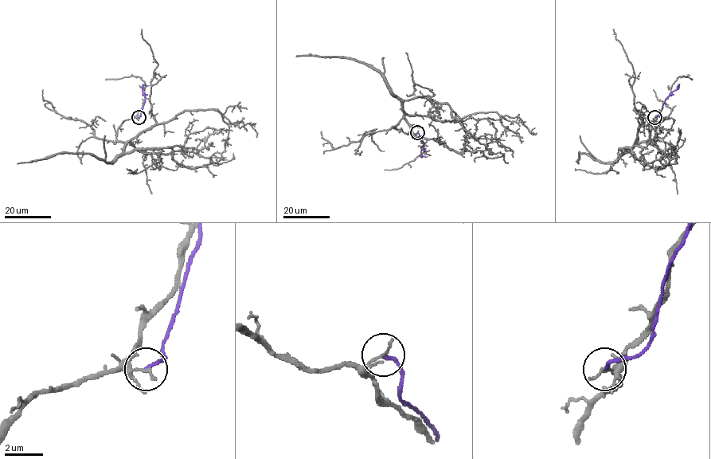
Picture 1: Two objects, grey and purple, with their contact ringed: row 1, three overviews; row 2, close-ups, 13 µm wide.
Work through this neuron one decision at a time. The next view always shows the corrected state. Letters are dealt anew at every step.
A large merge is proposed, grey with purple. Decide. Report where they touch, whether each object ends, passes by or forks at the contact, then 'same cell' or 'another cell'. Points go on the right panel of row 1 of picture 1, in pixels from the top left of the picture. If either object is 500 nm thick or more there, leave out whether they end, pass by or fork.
place (654, 117); grey ends; purple ends; another cell

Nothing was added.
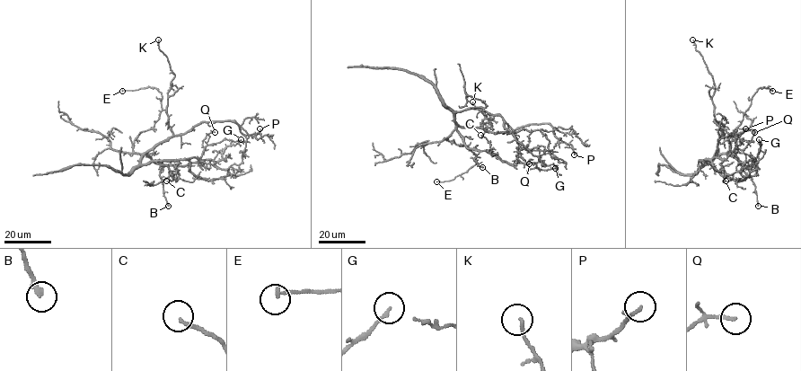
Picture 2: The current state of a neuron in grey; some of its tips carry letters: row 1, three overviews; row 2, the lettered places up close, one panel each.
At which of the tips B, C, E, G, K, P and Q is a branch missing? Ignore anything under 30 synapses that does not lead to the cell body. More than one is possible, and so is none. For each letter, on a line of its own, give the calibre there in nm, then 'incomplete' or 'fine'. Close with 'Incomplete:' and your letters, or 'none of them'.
B: calibre 240 nm; fine
C: calibre 170 nm; fine
E: calibre 130 nm; fine
G: calibre 140 nm; fine
K: calibre 140 nm; fine
P: calibre 130 nm; fine
Q: calibre 170 nm; fine
Incomplete: none of them

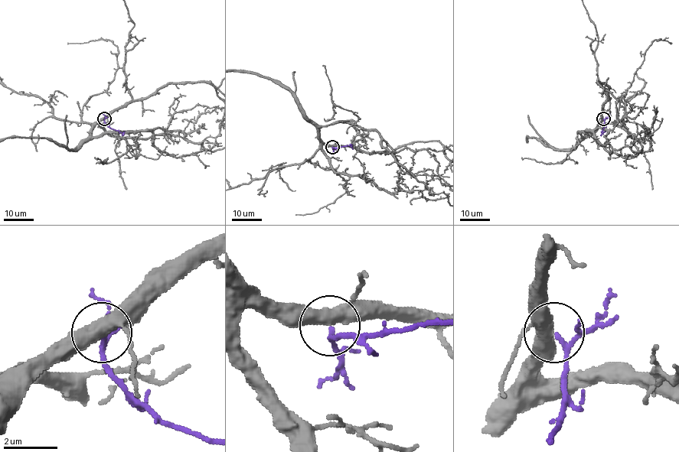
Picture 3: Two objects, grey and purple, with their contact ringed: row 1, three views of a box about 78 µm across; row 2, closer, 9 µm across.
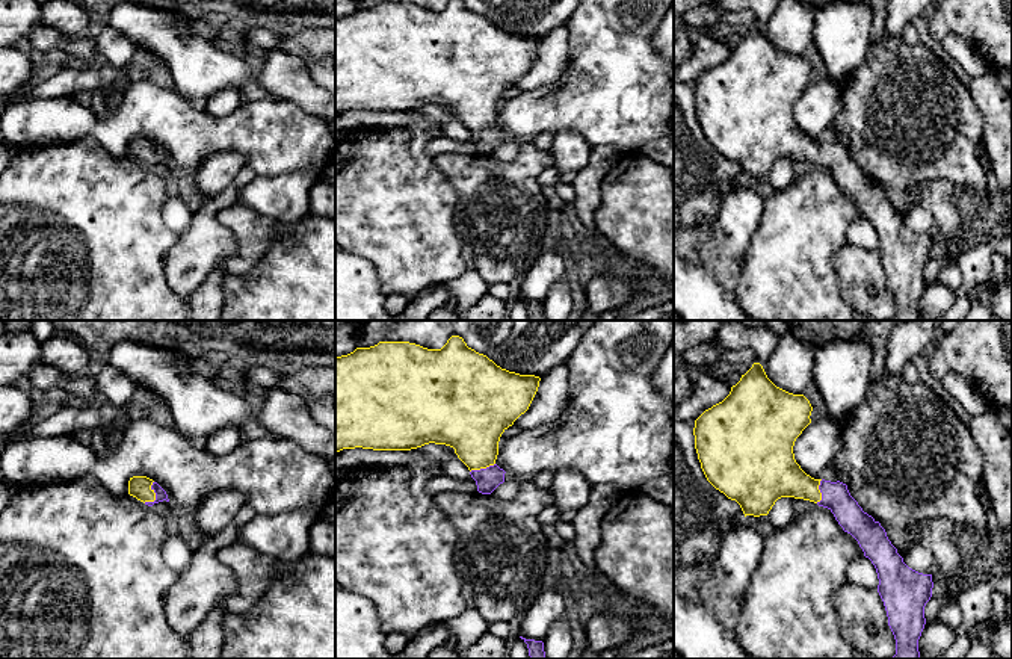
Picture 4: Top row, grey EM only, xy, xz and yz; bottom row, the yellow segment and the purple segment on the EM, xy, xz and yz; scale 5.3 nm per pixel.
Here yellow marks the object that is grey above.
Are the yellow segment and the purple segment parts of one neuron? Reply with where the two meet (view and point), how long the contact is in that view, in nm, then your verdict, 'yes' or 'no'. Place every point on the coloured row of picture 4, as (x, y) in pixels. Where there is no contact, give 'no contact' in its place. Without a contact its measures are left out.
contact xy (154, 496); length 130 nm; yes

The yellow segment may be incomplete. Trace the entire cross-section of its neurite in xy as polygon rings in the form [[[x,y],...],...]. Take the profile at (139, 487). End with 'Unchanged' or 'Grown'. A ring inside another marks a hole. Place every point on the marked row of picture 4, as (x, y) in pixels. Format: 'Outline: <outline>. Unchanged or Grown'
Outline: [[[133,476],[128,481],[128,494],[153,506],[159,502],[169,502],[166,491],[153,479],[147,476]]]. Grown

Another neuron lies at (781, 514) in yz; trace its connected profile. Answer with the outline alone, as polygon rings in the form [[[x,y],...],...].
[[[791,497],[778,499],[772,509],[769,511],[767,518],[770,520],[776,531],[791,524],[796,518]]]

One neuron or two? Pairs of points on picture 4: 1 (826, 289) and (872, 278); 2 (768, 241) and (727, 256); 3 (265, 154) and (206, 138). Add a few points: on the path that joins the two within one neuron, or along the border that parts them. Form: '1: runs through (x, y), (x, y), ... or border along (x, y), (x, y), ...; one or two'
1: border along (840, 250), (834, 271), (849, 304); two
2: border along (762, 215), (762, 222), (743, 256), (736, 281); two
3: runs through (249, 139), (221, 138); one

